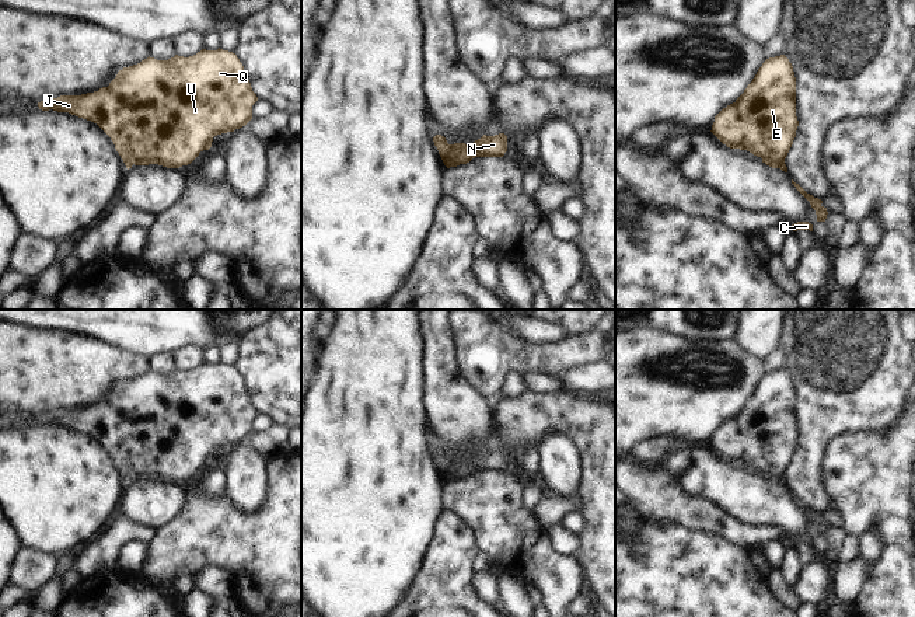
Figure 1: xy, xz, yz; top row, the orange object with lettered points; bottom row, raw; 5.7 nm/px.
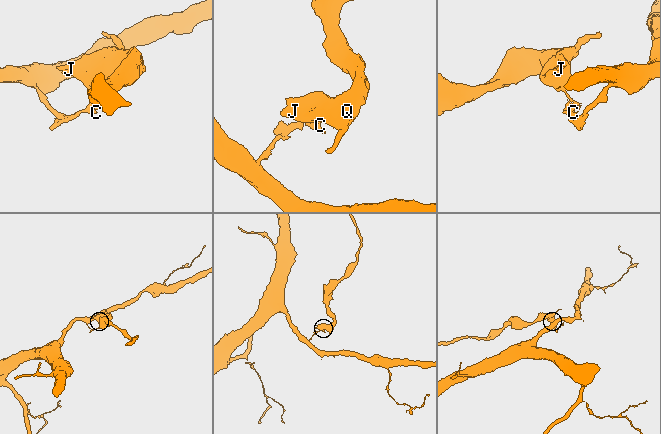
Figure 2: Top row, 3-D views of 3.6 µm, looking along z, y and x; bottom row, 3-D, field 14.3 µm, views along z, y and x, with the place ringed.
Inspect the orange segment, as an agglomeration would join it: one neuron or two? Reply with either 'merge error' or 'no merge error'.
merge error

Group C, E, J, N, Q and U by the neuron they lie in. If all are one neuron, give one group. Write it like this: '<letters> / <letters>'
C / E J N Q U

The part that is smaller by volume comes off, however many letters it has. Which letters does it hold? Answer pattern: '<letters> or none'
E, J, N, Q, U

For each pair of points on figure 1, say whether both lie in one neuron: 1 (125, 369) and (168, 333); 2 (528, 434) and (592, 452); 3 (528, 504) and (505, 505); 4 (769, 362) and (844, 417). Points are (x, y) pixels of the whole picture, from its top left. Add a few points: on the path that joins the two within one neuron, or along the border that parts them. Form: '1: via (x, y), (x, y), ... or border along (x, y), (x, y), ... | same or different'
1: border along (109, 342), (147, 358) | different
2: via (545, 425), (568, 425), (578, 435) | same
3: border along (510, 473), (520, 487), (520, 502), (534, 515) | different
4: border along (779, 347), (783, 355), (783, 368) | different

